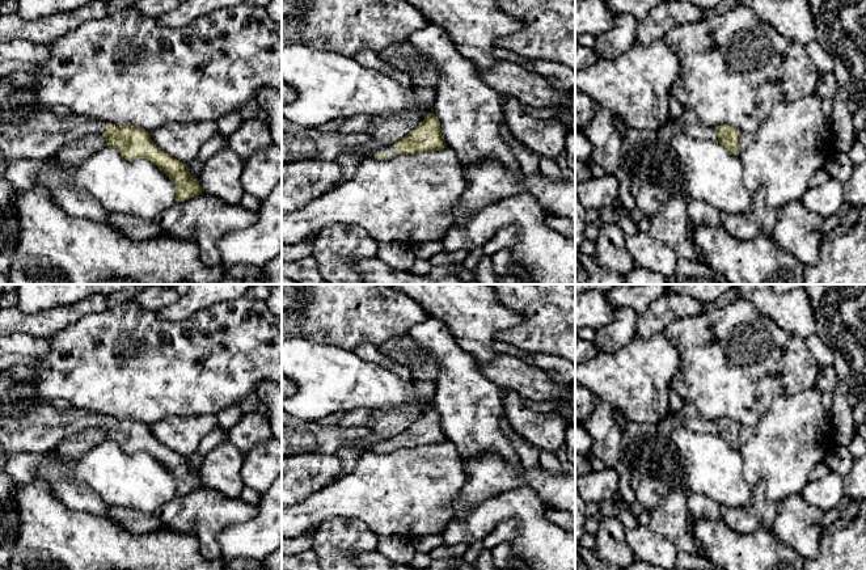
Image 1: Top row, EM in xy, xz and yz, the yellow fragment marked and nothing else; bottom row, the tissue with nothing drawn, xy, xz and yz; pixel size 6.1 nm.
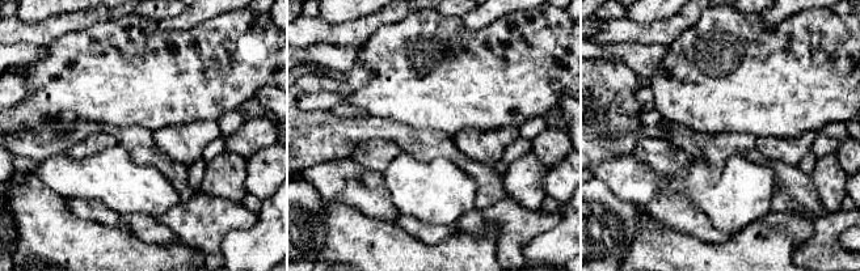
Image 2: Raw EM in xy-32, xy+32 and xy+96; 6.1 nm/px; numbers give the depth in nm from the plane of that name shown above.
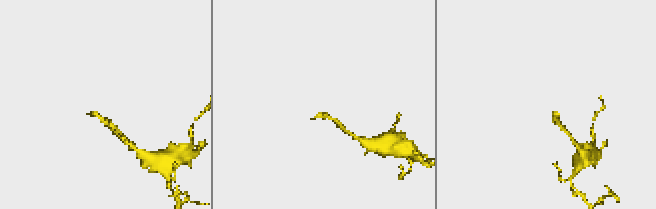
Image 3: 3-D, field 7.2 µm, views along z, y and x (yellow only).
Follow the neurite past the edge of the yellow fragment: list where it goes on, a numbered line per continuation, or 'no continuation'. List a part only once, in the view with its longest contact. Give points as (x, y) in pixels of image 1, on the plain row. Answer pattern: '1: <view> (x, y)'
1: xz (389, 444)

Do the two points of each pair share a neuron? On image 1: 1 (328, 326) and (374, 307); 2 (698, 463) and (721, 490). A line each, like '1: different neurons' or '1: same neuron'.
1: same neuron
2: same neuron

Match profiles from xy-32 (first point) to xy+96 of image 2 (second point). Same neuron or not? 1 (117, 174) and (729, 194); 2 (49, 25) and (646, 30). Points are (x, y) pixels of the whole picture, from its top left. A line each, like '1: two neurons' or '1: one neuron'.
1: one neuron
2: one neuron

